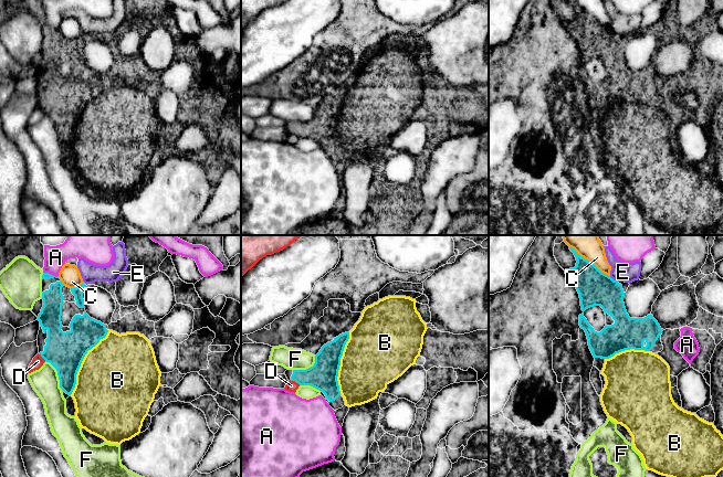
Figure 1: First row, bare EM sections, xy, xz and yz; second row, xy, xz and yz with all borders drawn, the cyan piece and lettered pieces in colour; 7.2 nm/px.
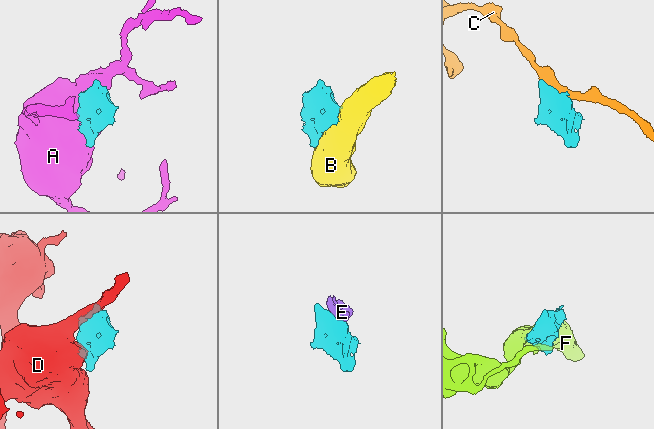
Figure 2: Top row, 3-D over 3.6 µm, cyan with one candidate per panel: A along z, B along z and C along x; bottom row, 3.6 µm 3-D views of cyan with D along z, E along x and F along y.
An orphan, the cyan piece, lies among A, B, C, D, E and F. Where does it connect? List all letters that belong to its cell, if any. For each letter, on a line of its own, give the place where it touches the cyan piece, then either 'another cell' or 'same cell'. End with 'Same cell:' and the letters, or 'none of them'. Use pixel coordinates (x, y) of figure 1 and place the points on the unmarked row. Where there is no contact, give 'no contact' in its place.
A: meets cyan in xy at (50, 27); another cell
B: meets cyan in xy at (82, 113); same cell
C: meets cyan in yz at (590, 14); another cell
D: meets cyan in xz at (295, 134); another cell
E: meets cyan in yz at (613, 32); another cell
F: meets cyan in xy at (58, 127); another cell
Same cell: B

